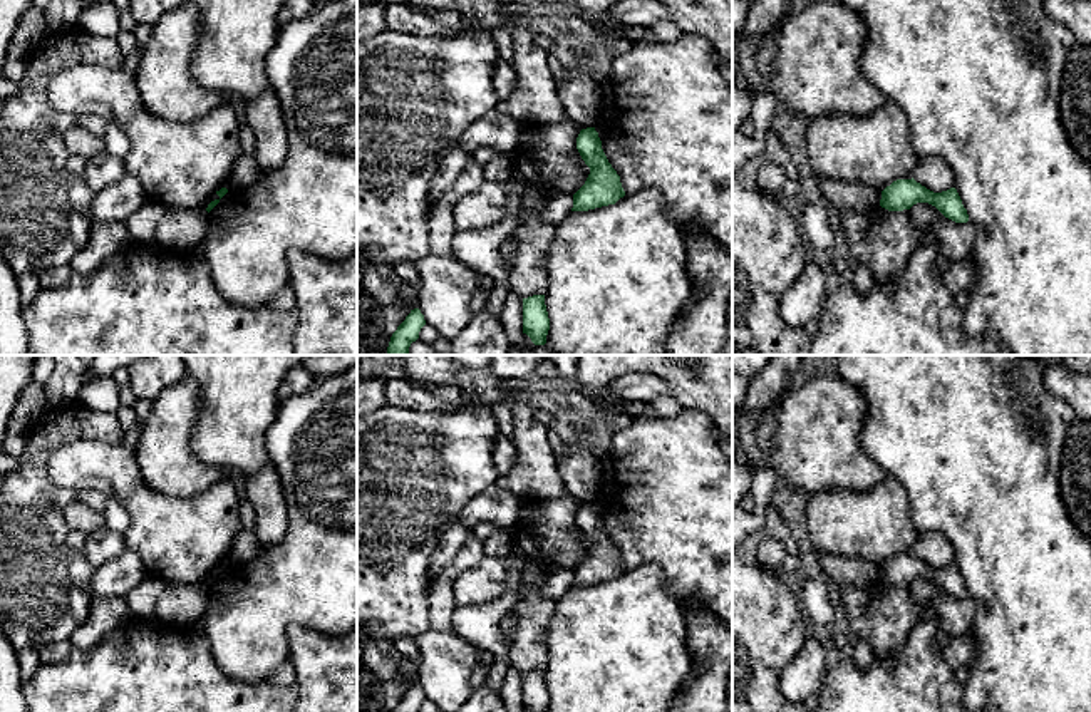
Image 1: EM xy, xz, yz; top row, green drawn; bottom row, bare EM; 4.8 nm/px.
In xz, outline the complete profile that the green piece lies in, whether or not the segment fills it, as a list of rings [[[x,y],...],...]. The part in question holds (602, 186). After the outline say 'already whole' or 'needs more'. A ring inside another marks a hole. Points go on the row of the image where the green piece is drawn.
[[[595,127],[582,129],[577,137],[577,149],[590,168],[585,184],[573,194],[571,211],[588,211],[615,204],[625,196],[620,176],[608,163]]] | already whole

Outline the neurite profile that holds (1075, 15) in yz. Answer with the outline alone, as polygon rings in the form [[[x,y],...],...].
[[[1044,0],[1049,18],[1061,22],[1076,42],[1091,45],[1091,0]]]

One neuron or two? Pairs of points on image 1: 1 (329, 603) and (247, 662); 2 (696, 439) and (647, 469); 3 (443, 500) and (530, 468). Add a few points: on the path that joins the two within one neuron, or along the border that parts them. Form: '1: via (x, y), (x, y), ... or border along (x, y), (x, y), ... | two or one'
1: via (307, 603), (299, 603), (262, 640) | one
2: via (684, 451), (666, 469), (659, 469) | one
3: border along (498, 476), (493, 483) | two

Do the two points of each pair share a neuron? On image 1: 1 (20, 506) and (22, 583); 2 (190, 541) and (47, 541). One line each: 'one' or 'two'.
1: one
2: two

